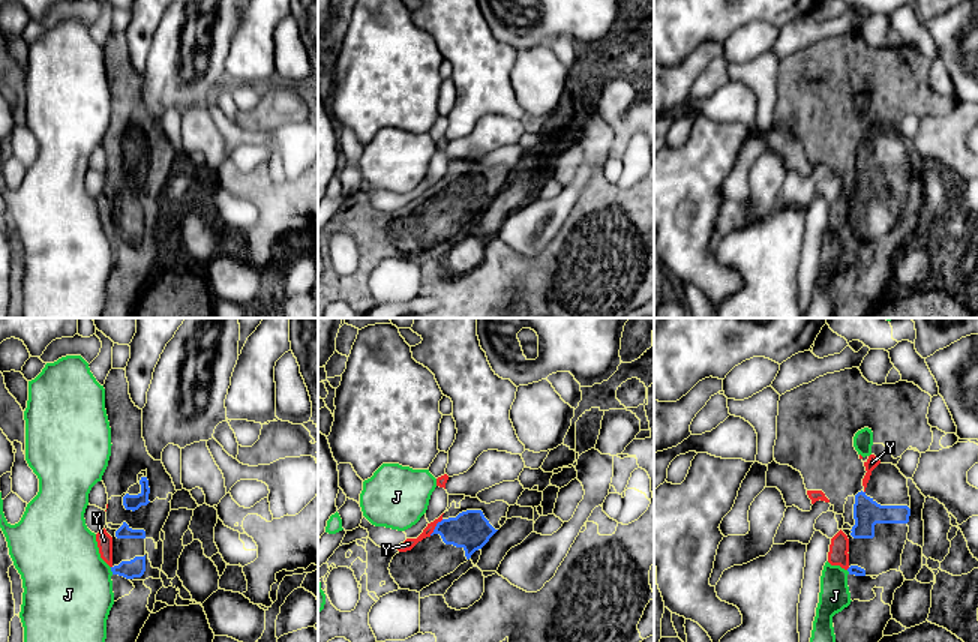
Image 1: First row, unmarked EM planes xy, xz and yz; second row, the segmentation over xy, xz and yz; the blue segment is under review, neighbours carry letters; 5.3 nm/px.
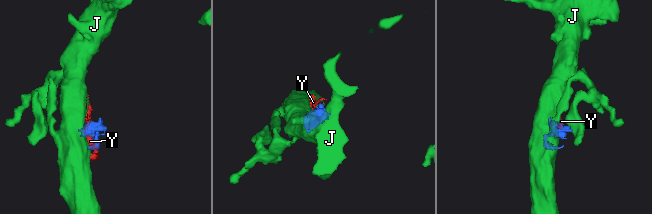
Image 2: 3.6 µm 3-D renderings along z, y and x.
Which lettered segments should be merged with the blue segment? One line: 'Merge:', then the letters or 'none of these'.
Merge: Y

